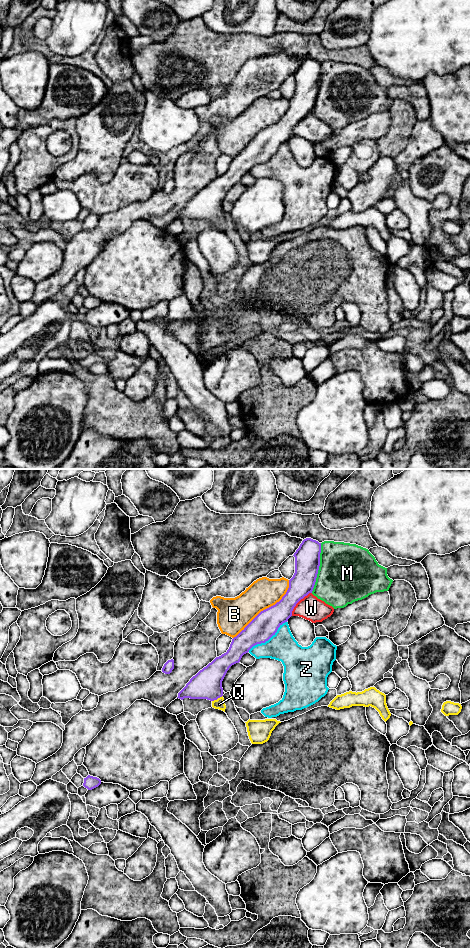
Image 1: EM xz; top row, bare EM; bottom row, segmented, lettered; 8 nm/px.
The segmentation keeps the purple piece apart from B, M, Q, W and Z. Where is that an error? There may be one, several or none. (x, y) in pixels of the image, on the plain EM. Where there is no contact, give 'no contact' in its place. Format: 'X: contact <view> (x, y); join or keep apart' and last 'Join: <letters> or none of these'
B: contact xz (267, 128); keep apart
M: contact xz (318, 88); keep apart
Q: contact xz (217, 218); join
W: contact xz (298, 121); keep apart
Z: contact xz (267, 160); keep apart
Join: Q

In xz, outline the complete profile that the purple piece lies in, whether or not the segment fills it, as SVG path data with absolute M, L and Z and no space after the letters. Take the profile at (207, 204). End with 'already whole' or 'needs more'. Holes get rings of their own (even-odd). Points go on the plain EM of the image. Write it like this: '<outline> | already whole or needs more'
M306 58L302 61L299 68L294 73L295 77L295 93L289 100L289 108L282 119L275 125L261 131L236 157L232 159L229 169L226 173L216 177L211 183L200 190L193 196L186 206L178 213L179 219L207 219L212 222L212 227L225 232L226 225L223 218L222 201L229 188L239 183L242 176L249 170L261 163L268 161L278 148L292 136L292 131L296 124L312 113L319 86L320 86L321 63L311 58Z | needs more

